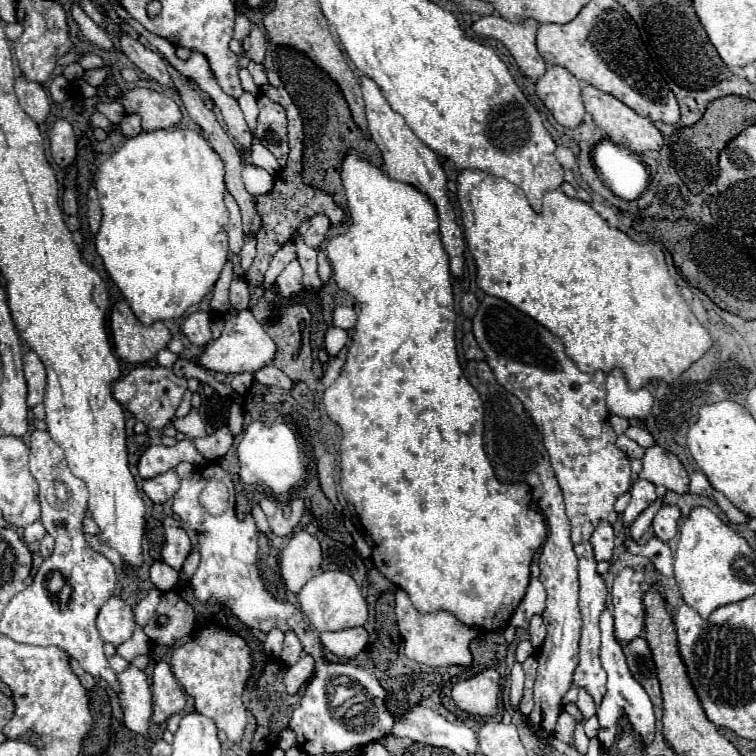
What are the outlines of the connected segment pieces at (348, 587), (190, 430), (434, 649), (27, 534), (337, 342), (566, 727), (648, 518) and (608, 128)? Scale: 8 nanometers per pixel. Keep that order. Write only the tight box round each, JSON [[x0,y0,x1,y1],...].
[[298,572,368,632],[172,392,206,440],[396,590,478,668],[24,520,46,542],[324,328,348,356],[554,710,574,746],[630,498,662,540],[582,84,664,154]]

